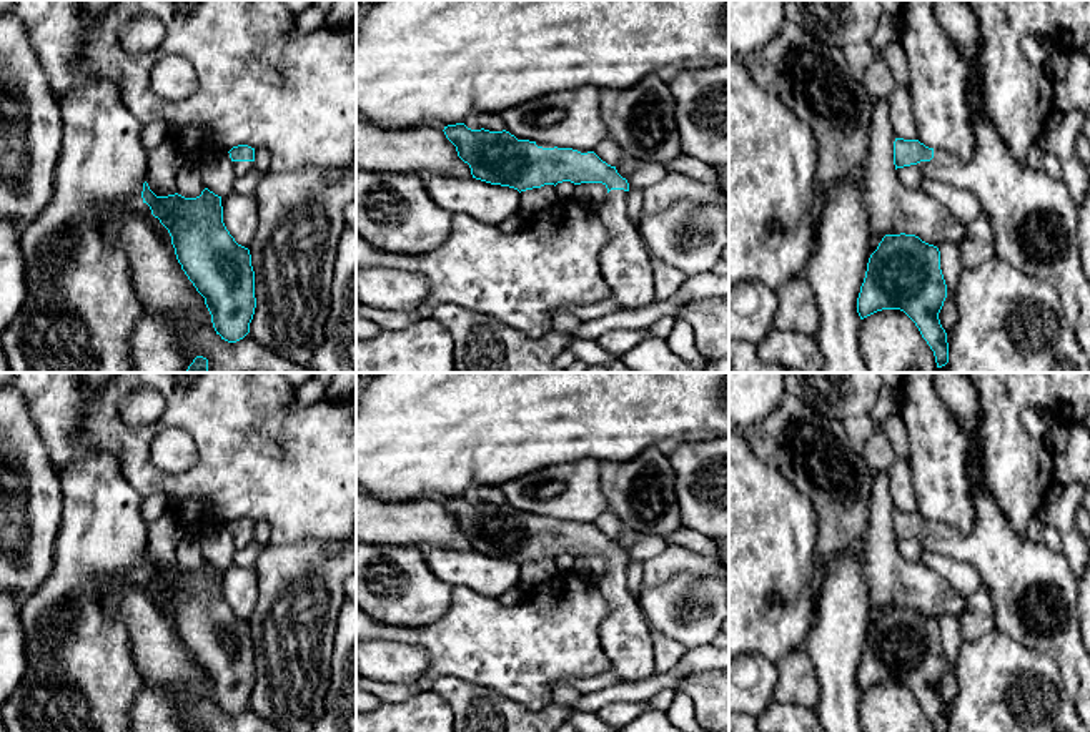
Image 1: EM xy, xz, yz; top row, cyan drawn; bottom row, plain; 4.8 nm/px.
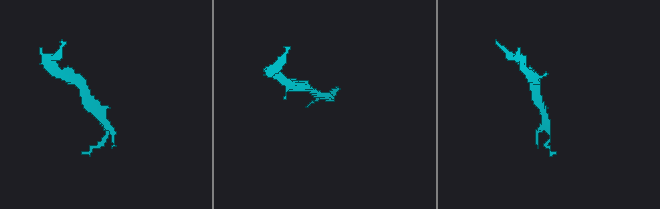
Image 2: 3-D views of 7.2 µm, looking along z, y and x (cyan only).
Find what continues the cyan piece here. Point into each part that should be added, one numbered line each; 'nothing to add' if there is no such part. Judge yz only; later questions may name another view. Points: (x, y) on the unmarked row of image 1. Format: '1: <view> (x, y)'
1: yz (1034, 589)

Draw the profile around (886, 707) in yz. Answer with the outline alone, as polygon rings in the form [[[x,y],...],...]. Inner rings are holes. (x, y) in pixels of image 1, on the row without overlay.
[[[882,682],[862,692],[862,732],[935,732],[915,695],[900,682]]]

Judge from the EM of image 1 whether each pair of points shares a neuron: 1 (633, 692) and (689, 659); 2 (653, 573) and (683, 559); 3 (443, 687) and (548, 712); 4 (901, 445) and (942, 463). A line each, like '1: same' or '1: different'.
1: same
2: same
3: same
4: different

